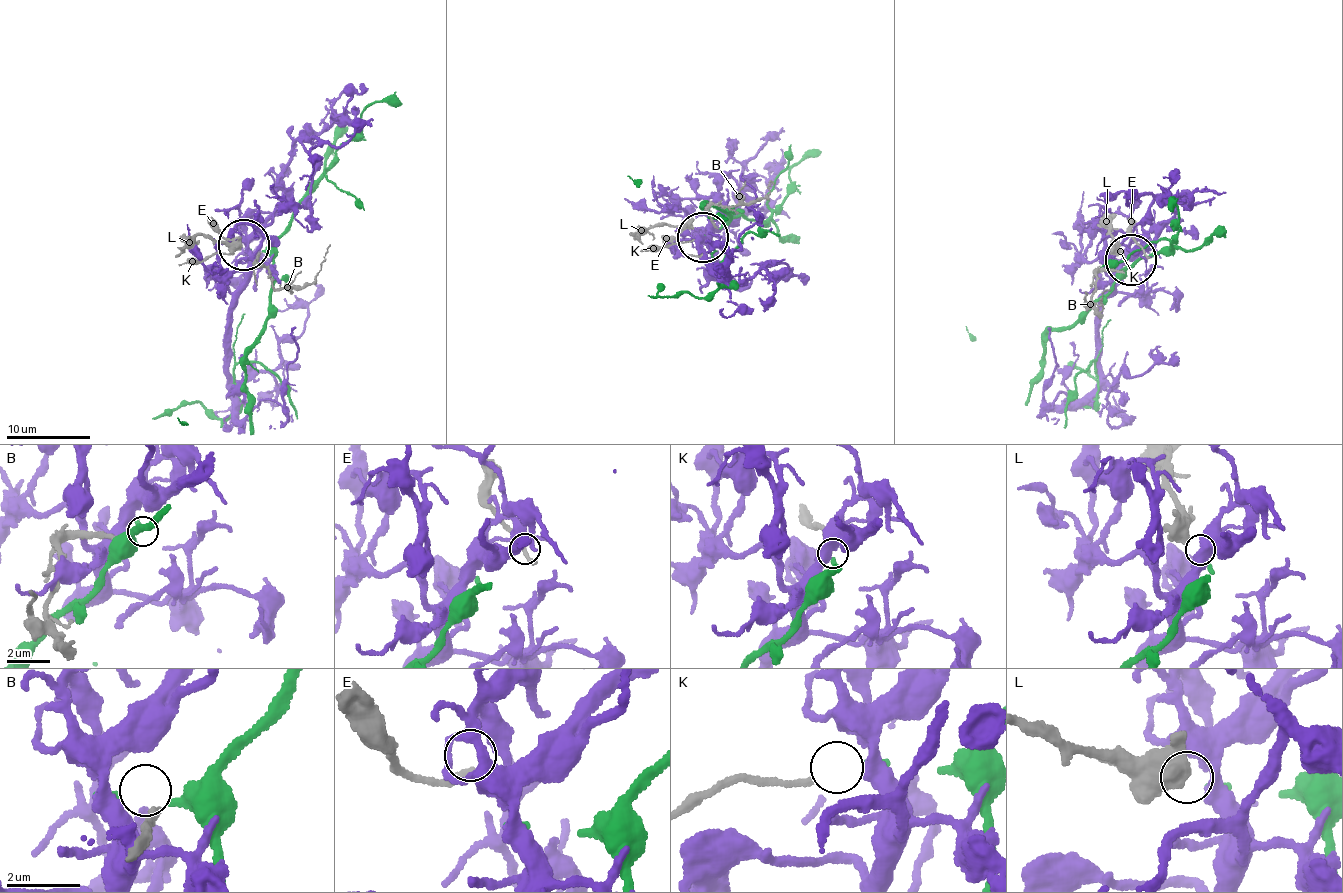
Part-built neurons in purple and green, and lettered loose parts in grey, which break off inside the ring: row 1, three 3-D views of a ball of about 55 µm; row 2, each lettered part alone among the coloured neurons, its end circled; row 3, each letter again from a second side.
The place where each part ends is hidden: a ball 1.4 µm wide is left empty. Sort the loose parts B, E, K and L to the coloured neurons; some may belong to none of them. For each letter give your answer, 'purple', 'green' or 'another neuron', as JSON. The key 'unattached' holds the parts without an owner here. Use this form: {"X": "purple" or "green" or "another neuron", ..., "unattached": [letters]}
{"B": "another neuron", "E": "another neuron", "K": "green", "L": "purple", "unattached": ["B", "E"]}

